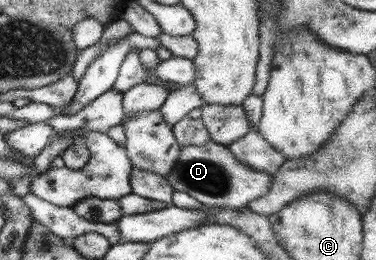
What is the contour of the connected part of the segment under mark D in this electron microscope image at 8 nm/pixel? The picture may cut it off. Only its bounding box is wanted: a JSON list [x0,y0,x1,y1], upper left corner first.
[164,141,271,209]

